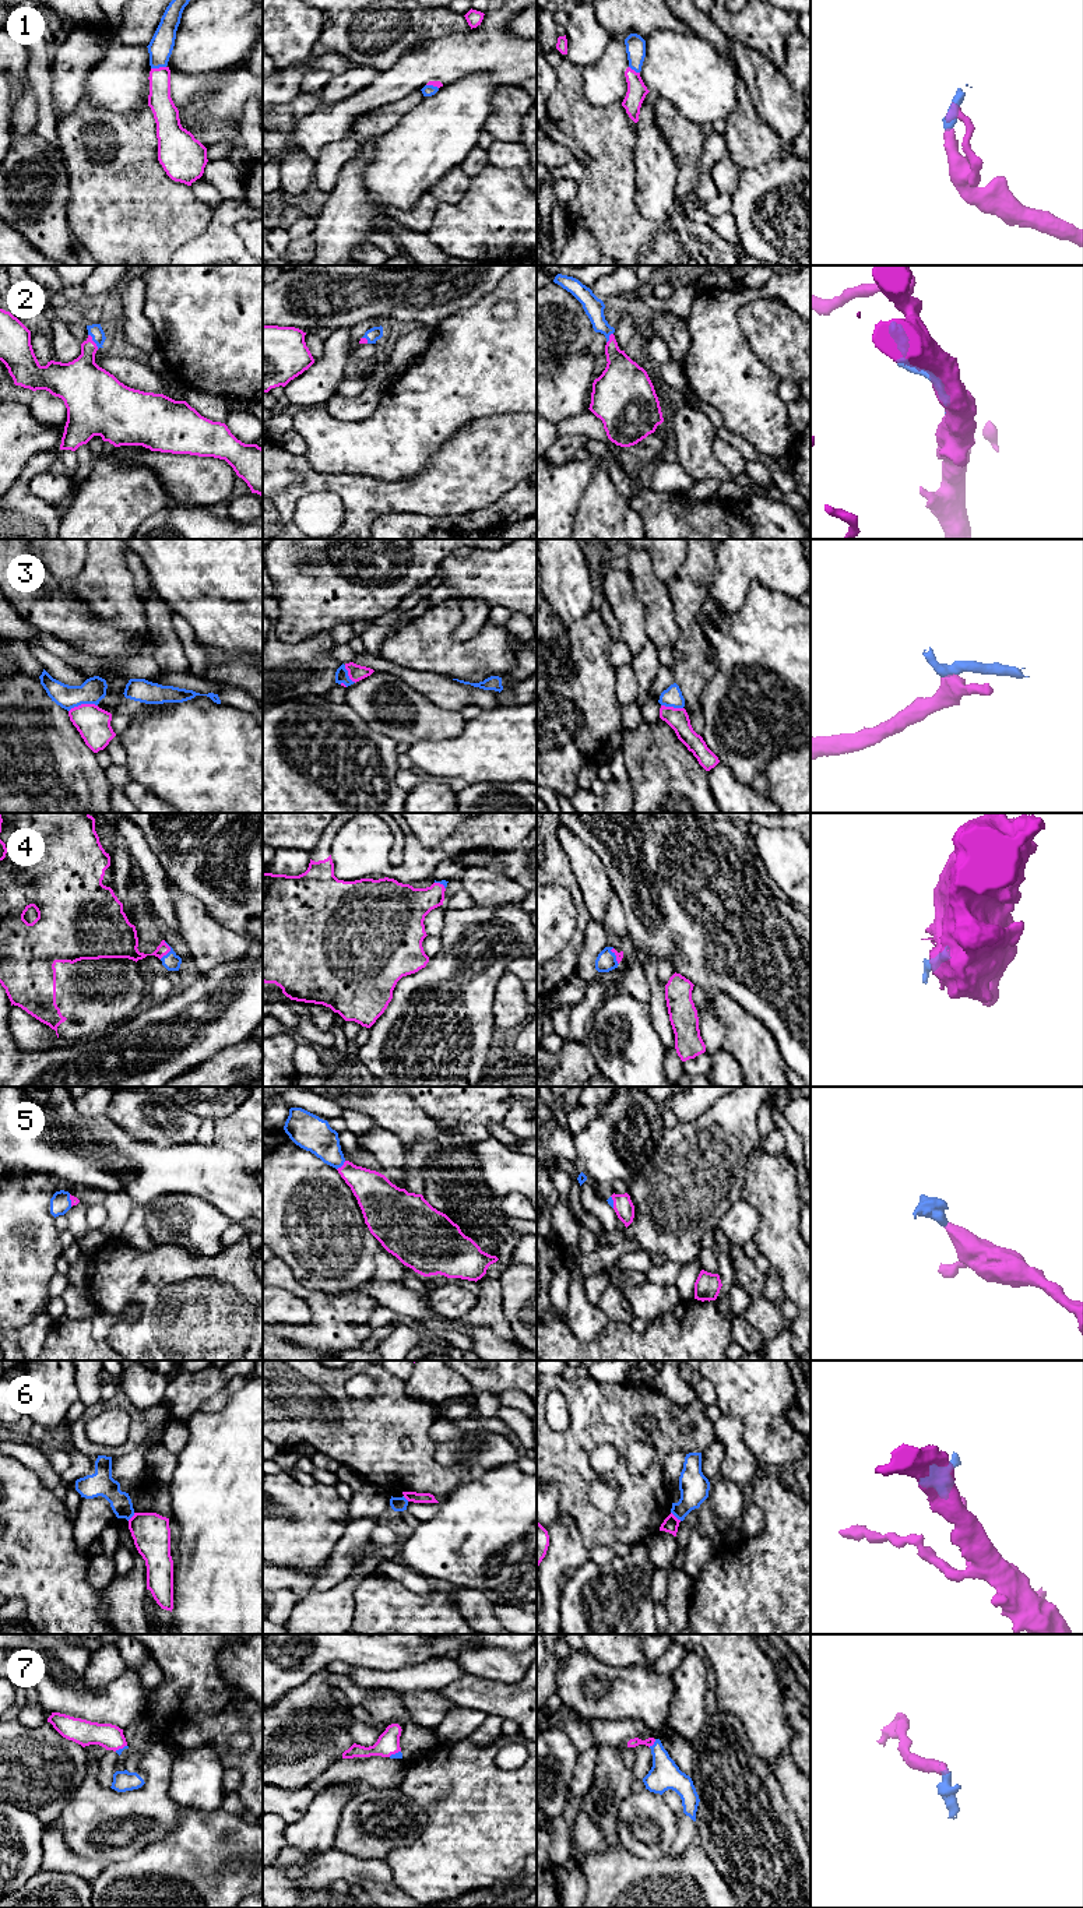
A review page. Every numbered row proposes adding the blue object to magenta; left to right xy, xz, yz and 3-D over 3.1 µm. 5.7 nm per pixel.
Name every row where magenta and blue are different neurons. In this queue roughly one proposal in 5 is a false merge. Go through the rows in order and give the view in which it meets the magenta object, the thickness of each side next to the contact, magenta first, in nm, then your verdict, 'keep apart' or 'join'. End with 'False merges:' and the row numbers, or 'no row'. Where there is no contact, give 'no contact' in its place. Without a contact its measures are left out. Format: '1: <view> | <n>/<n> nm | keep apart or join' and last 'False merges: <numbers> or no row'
1: xy | 140/140 nm | join
2: xy | 280/80 nm | join
3: xy | 190/150 nm | keep apart
4: xy | 140/100 nm | join
5: xz | 220/200 nm | join
6: yz | 90/170 nm | keep apart
7: yz | 50/170 nm | join
False merges: 3, 6

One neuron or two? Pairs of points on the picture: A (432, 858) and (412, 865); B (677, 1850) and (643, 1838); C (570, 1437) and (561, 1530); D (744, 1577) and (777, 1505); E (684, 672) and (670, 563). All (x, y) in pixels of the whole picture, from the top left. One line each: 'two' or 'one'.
A: one
B: two
C: two
D: one
E: two

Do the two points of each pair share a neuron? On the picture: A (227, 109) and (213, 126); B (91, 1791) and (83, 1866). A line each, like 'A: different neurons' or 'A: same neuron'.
A: different neurons
B: different neurons

